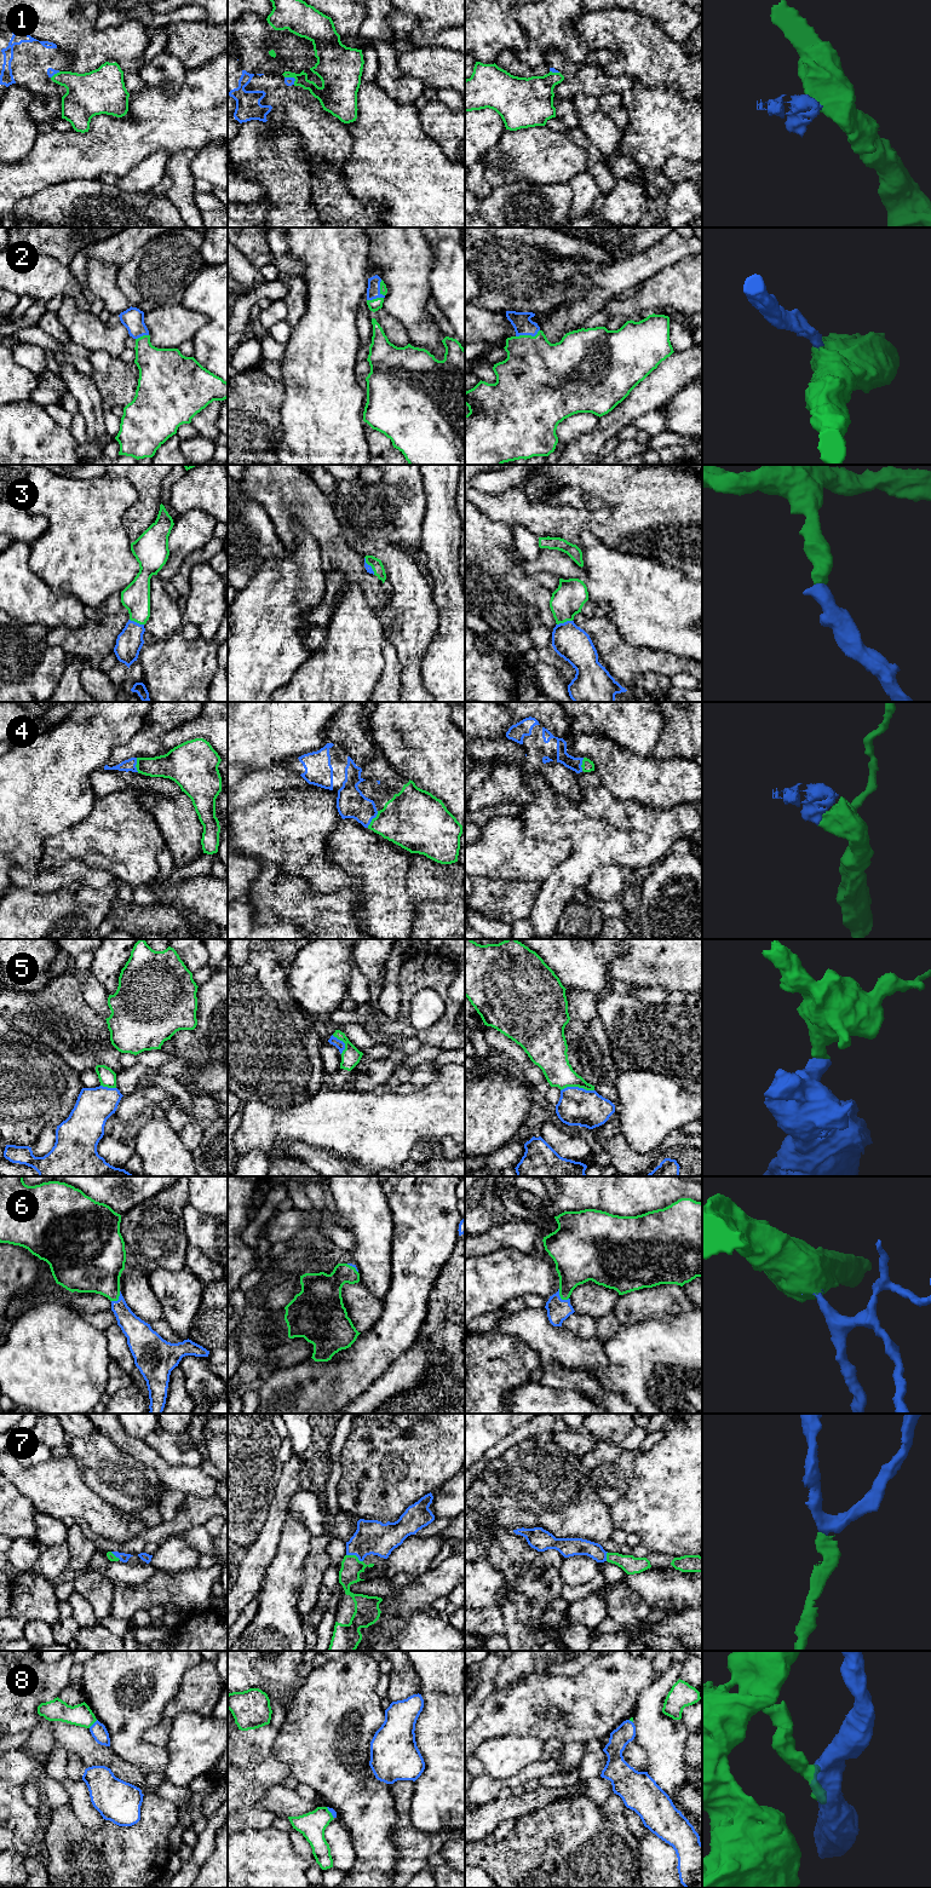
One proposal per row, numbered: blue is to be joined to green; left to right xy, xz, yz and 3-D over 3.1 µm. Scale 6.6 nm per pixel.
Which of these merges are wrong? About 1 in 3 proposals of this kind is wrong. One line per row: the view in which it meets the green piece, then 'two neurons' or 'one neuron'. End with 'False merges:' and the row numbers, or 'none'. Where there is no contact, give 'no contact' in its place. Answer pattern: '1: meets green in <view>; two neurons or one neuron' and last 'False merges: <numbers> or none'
1: meets green in xz; two neurons
2: meets green in yz; one neuron
3: meets green in yz; one neuron
4: meets green in xz; one neuron
5: meets green in yz; two neurons
6: meets green in yz; one neuron
7: meets green in xz; one neuron
8: meets green in xy; two neurons
False merges: 1, 5, 8

